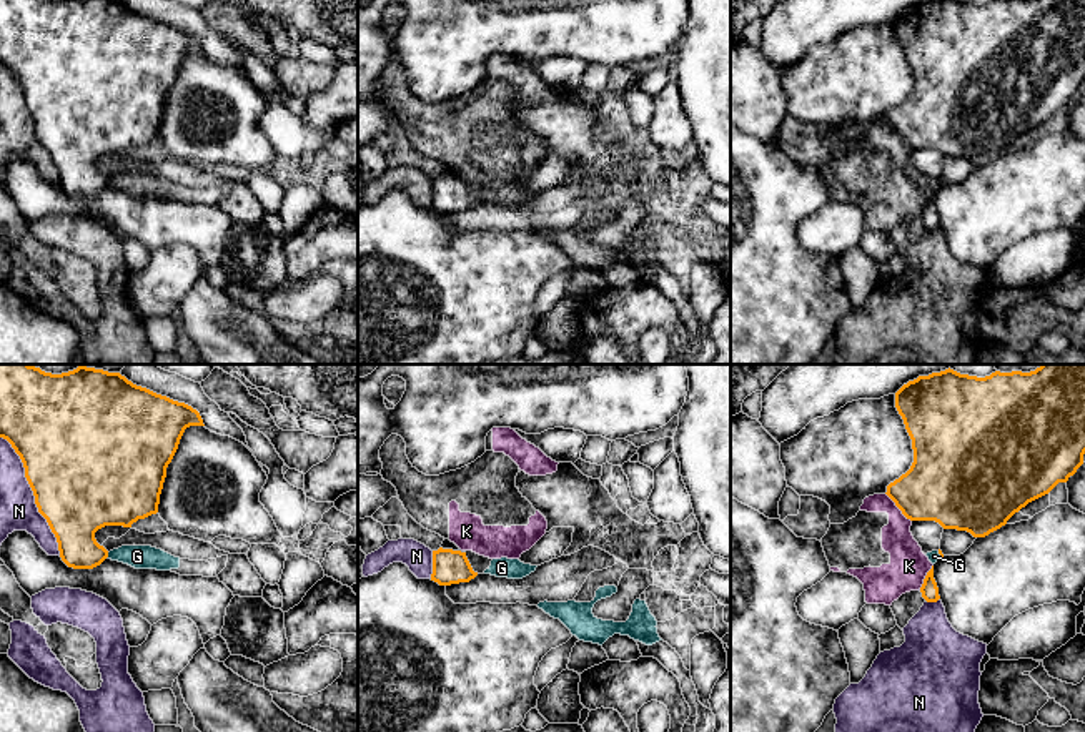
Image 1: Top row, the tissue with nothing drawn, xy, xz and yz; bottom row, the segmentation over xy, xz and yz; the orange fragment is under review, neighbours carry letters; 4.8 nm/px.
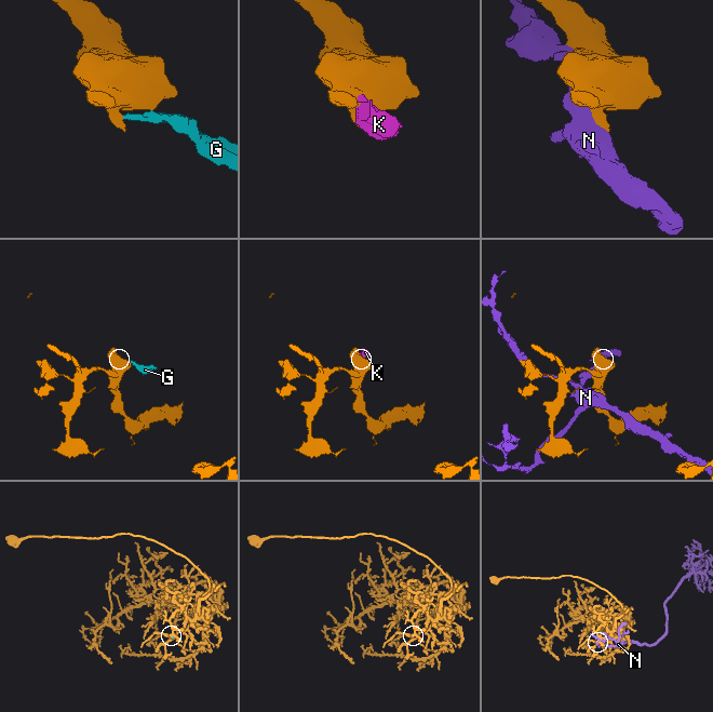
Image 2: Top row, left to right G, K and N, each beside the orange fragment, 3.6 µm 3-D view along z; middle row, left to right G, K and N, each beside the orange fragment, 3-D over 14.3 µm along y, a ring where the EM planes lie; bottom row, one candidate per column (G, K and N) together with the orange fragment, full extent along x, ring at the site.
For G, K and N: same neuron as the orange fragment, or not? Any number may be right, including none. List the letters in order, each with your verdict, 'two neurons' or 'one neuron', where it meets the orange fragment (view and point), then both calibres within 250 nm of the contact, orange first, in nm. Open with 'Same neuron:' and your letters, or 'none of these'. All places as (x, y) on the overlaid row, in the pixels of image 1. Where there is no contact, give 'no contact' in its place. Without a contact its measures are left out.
Same neuron: none of these
G: two neurons; contact xy (107, 554); calibres 260 and 110 nm
K: two neurons; contact yz (897, 506); calibres 360 and 160 nm
N: two neurons; contact xy (34, 494); calibres 500 and 180 nm

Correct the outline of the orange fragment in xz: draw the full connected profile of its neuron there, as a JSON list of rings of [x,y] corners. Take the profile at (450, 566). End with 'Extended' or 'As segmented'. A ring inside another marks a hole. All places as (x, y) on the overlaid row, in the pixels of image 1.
[[[443,549],[433,551],[433,574],[431,581],[439,586],[451,586],[459,582],[469,582],[478,572],[473,571],[466,552]]]. As segmented

